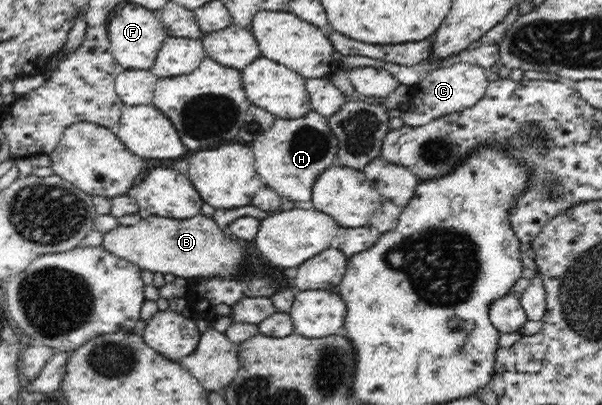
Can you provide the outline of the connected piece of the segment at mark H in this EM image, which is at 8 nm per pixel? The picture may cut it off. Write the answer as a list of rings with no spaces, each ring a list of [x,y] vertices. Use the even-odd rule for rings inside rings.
[[[312,110],[300,118],[278,118],[268,132],[260,134],[252,142],[256,172],[260,174],[262,182],[274,188],[283,198],[300,202],[300,205],[310,200],[318,174],[330,166],[336,166],[338,150],[337,137],[330,129],[326,117]]]

